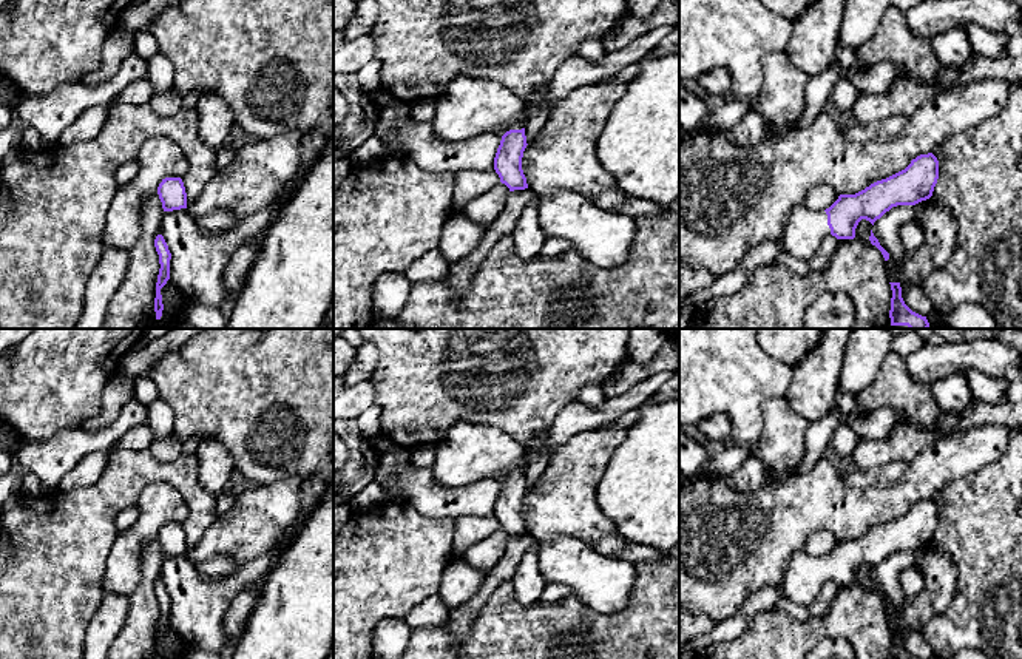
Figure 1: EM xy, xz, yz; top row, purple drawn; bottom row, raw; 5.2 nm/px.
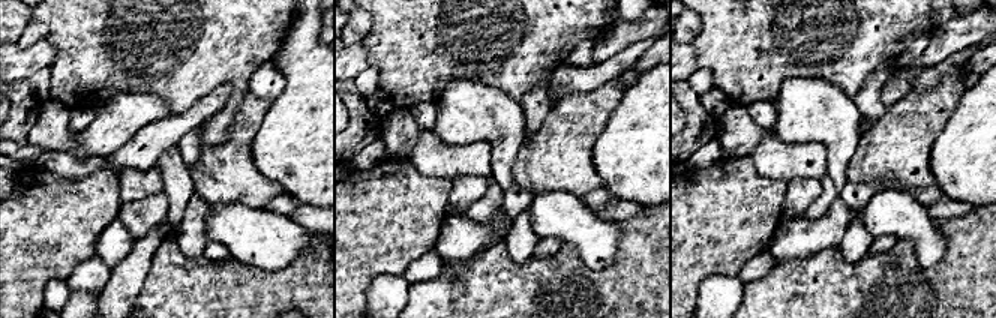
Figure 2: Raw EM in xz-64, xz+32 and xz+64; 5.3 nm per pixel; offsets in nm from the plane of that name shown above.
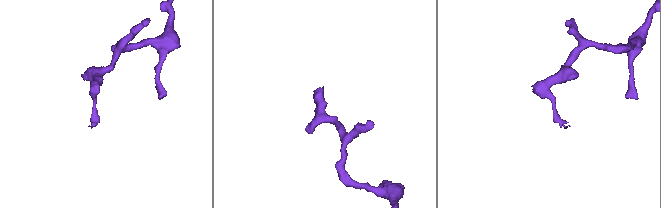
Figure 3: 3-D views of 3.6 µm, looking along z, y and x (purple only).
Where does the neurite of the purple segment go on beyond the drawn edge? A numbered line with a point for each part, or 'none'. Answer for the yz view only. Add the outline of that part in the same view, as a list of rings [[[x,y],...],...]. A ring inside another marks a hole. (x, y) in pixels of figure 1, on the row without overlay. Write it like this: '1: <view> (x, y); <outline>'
1: yz (805, 574); [[[804,549],[797,551],[780,579],[780,600],[789,600],[798,607],[809,608],[821,586],[829,580],[831,574],[824,556],[814,556]]]

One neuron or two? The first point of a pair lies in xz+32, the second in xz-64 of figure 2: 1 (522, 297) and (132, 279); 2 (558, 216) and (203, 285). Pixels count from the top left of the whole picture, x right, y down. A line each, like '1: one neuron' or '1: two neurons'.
1: two neurons
2: two neurons

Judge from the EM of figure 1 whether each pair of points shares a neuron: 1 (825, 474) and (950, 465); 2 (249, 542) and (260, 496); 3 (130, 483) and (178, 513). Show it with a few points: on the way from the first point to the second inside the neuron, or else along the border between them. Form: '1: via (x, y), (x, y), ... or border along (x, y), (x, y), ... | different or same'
1: via (856, 499), (897, 499), (919, 482) | same
2: via (249, 531), (260, 516), (260, 506) | same
3: border along (179, 491), (165, 482), (152, 482), (136, 505) | different

